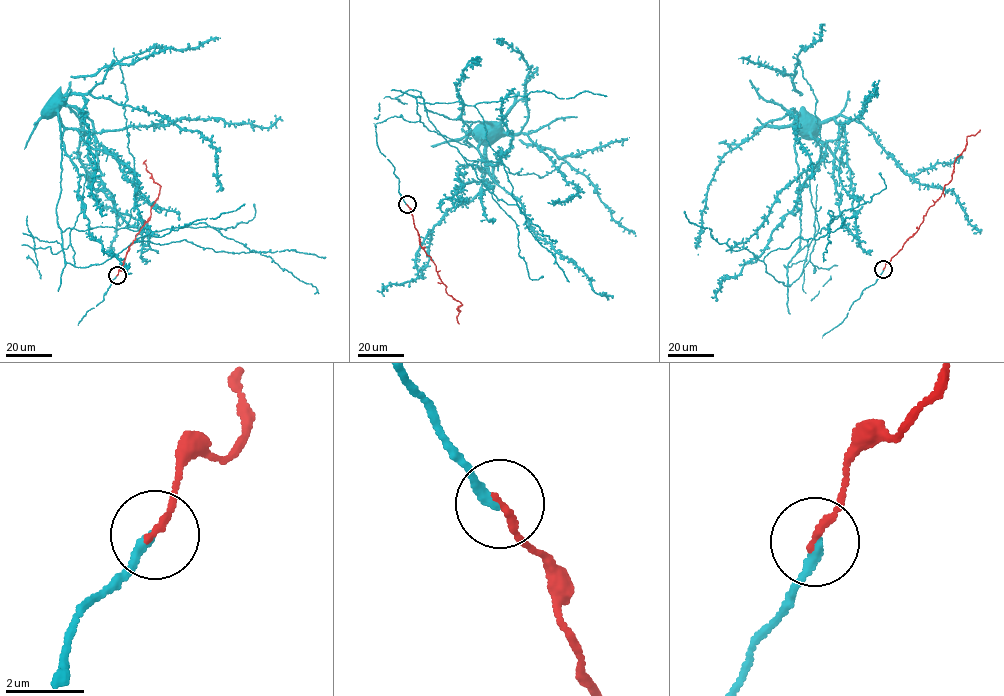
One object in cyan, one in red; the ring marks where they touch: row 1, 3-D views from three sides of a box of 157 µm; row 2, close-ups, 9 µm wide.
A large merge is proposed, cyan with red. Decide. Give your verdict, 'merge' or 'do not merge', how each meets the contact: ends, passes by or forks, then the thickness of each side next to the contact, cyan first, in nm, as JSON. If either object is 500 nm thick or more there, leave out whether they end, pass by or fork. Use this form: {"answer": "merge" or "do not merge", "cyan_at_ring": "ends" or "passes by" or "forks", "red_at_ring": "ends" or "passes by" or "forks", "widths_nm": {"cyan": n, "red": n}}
{"answer": "merge", "cyan_at_ring": "ends", "red_at_ring": "ends", "widths_nm": {"cyan": 240, "red": 180}}

